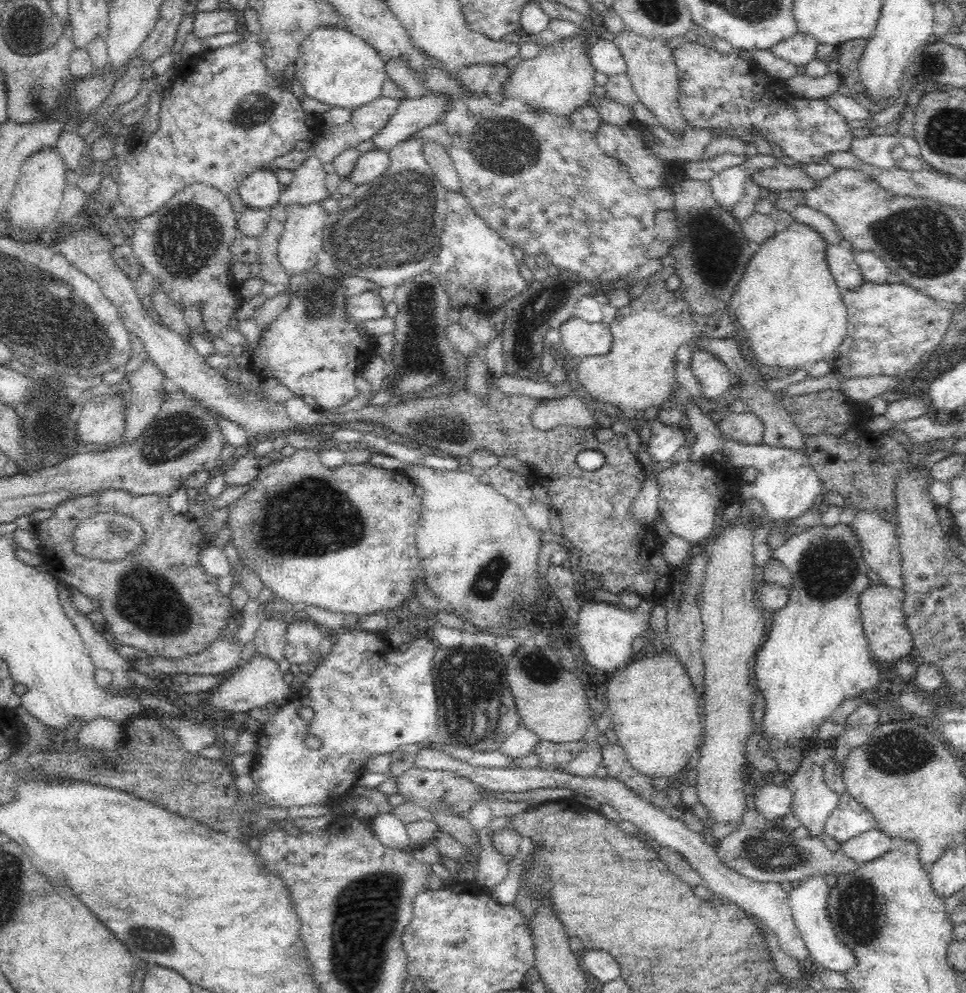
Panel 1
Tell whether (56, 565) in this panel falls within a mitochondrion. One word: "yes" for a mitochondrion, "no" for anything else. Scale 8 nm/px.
no

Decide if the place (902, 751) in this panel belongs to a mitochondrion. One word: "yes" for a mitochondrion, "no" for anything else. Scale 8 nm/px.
yes

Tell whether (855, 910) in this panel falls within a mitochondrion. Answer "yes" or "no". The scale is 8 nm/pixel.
yes

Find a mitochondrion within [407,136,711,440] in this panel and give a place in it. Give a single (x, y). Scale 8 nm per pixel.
(536, 311)

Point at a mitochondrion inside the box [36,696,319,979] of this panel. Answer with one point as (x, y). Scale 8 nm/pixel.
(152, 940)

